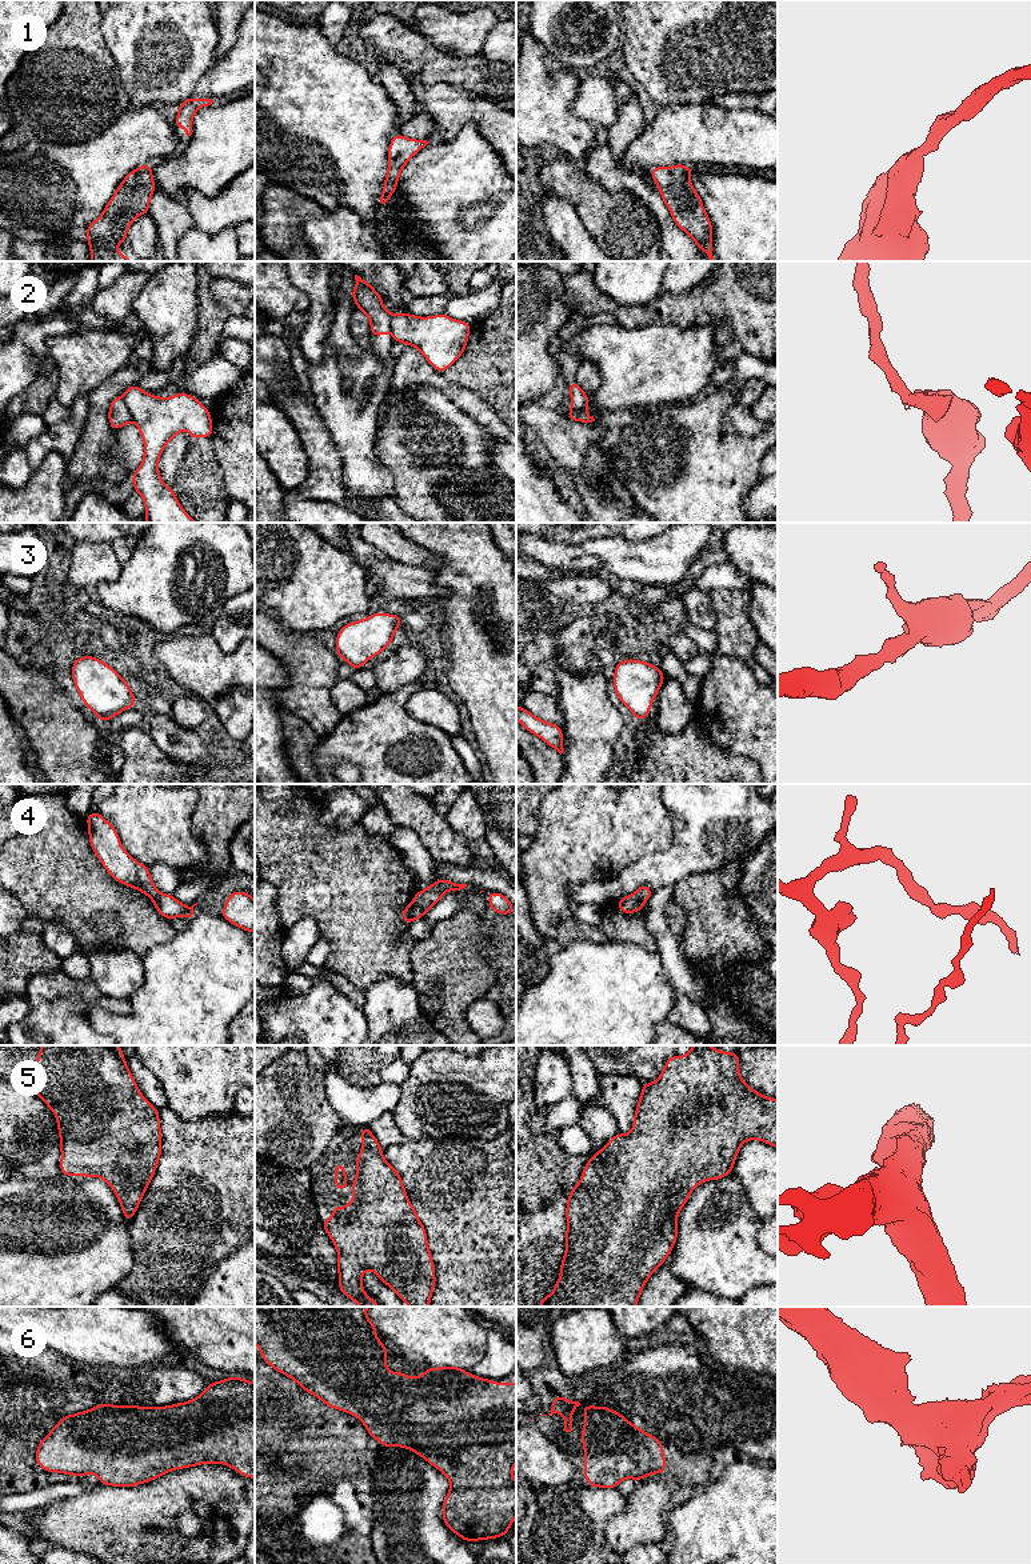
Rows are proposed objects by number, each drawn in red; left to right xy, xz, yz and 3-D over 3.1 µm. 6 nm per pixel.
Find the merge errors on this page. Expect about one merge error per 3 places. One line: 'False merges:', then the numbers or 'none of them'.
False merges: 2, 4

